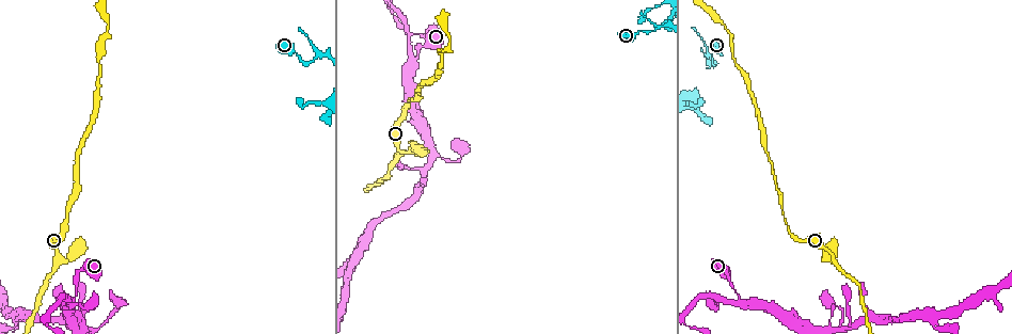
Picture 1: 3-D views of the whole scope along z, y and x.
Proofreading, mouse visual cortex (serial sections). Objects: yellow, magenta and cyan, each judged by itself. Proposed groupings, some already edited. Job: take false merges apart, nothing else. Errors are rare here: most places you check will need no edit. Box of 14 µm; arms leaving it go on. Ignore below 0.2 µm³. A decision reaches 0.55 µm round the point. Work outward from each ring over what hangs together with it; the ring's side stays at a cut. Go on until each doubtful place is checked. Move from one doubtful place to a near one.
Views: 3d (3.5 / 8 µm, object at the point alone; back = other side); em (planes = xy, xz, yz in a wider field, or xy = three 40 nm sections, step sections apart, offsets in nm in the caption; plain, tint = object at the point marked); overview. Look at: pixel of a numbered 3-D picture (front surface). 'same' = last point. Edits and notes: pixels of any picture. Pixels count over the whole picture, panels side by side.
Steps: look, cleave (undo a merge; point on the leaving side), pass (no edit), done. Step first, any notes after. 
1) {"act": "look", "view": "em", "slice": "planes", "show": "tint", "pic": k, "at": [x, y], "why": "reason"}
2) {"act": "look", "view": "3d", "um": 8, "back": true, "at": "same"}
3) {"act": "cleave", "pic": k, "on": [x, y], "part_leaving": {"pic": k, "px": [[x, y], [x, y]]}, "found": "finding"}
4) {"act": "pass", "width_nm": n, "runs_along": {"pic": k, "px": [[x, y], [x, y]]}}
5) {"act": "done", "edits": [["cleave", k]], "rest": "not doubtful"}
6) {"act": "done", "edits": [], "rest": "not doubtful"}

{"act": "look", "view": "3d", "um": 8, "pic": 1, "at": [412, 61], "why": "sharp bend"}

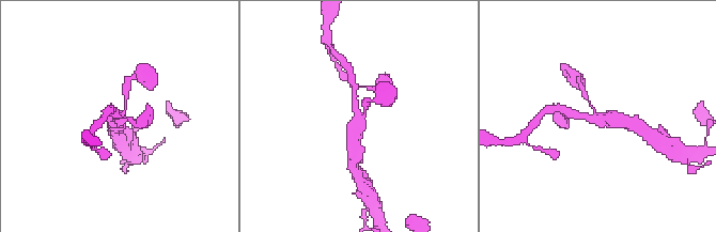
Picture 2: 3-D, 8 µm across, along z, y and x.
{"act": "look", "view": "em", "slice": "planes", "show": "tint", "pic": 2, "at": [118, 119], "arms": 3, "arm_widths_nm": [150, 250, 400]}

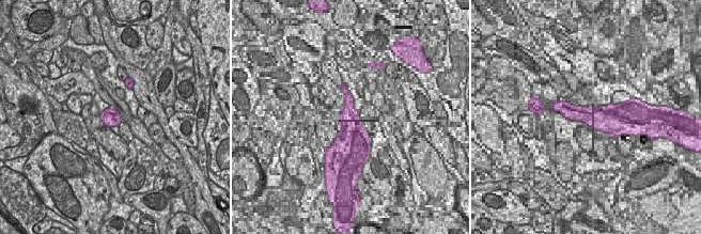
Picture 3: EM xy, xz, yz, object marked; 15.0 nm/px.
{"act": "pass", "runs_along": {"pic": 2, "px": [[582, 92], [600, 119], [627, 122]]}, "found": "one cell here"}

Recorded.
{"act": "look", "view": "3d", "um": 3.5, "pic": 1, "at": [833, 259], "why": "thick turns thin"}

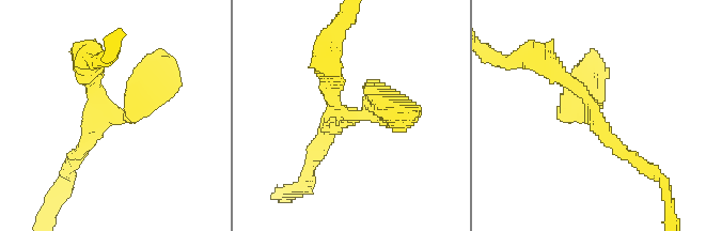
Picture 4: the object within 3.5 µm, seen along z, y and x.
{"act": "look", "view": "em", "slice": "planes", "show": "tint", "pic": 4, "at": [346, 114]}

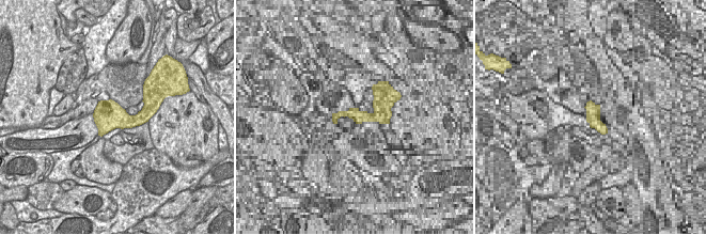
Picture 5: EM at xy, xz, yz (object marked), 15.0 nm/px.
{"act": "pass", "runs_along": {"pic": 4, "px": [[325, 62], [338, 111], [391, 111]]}, "found": "all the same cell"}

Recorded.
{"act": "look", "view": "3d", "um": 3.5, "pic": 1, "at": [712, 61], "why": "sharp bend"}

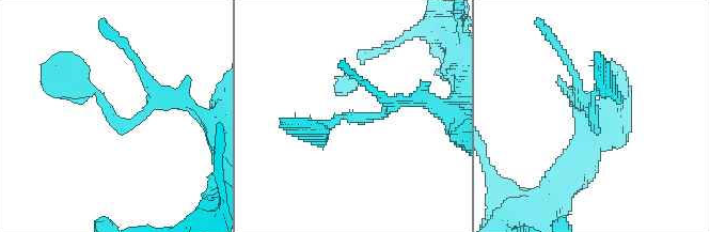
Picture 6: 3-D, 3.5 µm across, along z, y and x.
{"act": "look", "view": "em", "slice": "xy", "step": 2, "show": "tint", "pic": 6, "at": [596, 122]}

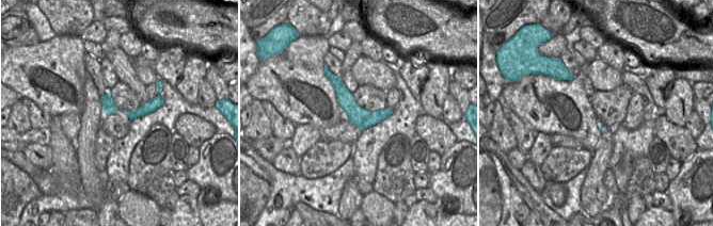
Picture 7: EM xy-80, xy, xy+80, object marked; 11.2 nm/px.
{"act": "pass", "runs_along": {"pic": 7, "px": [[332, 78], [362, 116], [389, 111]]}, "found": "all the same cell"}

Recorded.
{"act": "done", "edits": [], "rest": "not doubtful"}

